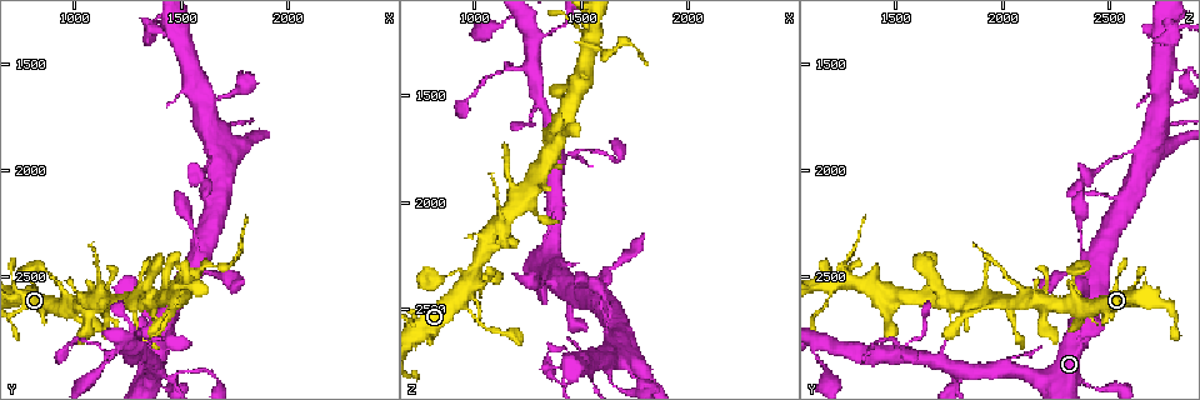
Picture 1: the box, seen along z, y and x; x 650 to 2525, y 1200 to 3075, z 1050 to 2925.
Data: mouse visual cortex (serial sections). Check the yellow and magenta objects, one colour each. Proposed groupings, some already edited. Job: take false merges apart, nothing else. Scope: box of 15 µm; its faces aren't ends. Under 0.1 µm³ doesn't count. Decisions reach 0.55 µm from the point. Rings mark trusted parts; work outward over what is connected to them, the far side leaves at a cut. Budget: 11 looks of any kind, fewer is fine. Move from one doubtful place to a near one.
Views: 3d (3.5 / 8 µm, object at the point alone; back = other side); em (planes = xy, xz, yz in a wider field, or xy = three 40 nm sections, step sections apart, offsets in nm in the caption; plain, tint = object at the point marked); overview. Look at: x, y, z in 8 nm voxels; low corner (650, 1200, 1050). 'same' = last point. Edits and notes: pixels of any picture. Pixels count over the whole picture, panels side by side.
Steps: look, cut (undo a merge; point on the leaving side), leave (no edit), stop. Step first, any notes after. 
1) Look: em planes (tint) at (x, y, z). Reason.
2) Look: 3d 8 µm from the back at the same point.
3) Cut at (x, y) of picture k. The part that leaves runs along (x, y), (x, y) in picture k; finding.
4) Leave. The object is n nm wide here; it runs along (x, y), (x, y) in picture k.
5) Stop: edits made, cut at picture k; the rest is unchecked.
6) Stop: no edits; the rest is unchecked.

Look: 3d 8 µm at (1510, 2940, 1760). Three arms meet.

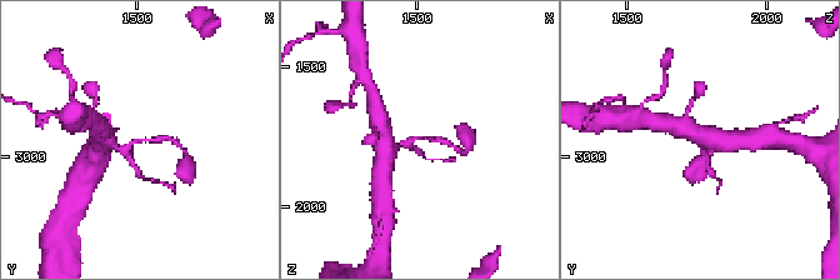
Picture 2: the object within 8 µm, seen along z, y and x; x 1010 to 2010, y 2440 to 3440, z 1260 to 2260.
Look: 3d 3.5 µm at (1520, 2950, 1750). Closer look.

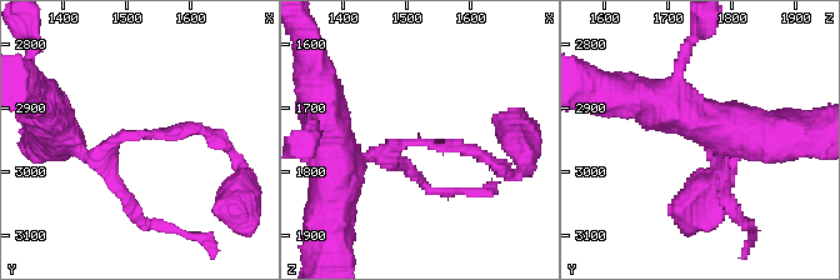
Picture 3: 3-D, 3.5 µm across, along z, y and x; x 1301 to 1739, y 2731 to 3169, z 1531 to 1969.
Look: em xy step 1 (tint) at (1515, 2945, 1760). 3 arms meet here; the arms are 150, 200, 200 nm wide; shape alone is not enough.

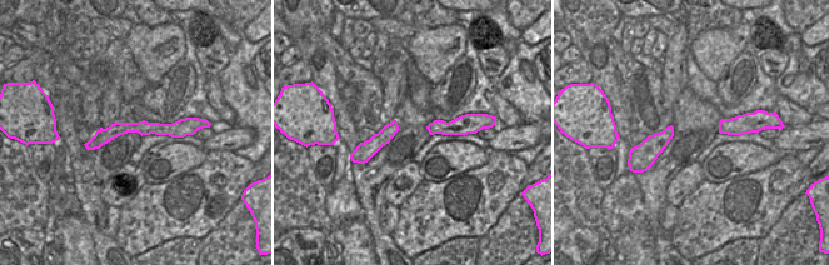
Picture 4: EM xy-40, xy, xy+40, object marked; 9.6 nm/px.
Leave. It runs along (333, 170), (418, 141), (494, 164) in picture 3; continuous, no second cell.

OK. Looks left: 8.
Look: 3d 3.5 µm at (1560, 2510, 1270). Three arms meet.

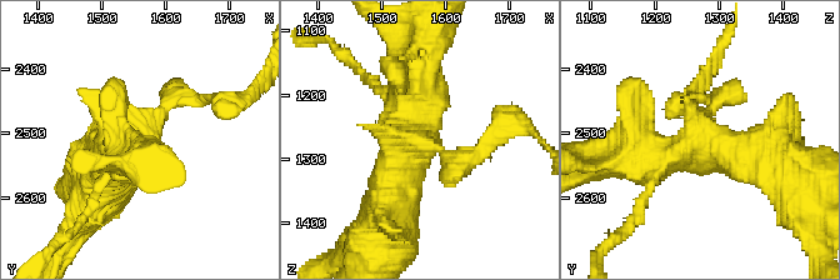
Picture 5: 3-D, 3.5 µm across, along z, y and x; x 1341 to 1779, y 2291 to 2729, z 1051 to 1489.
Look: em xy step 5 (tint) at (1550, 2515, 1280). Shape alone is not enough.

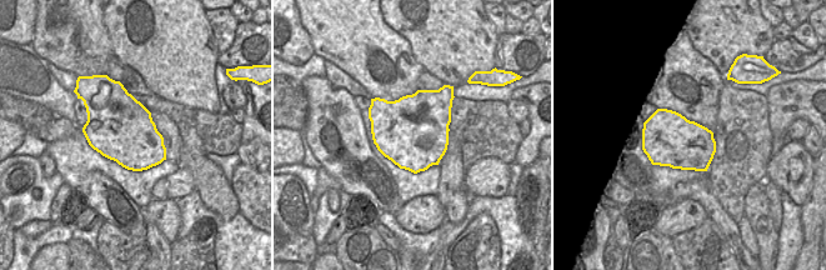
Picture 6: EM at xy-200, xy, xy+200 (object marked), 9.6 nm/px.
Leave. It runs along (388, 211), (419, 70) in picture 5; continuous, no second cell.

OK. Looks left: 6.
Look: 3d 3.5 µm at (1630, 2470, 2320). A narrow waist.

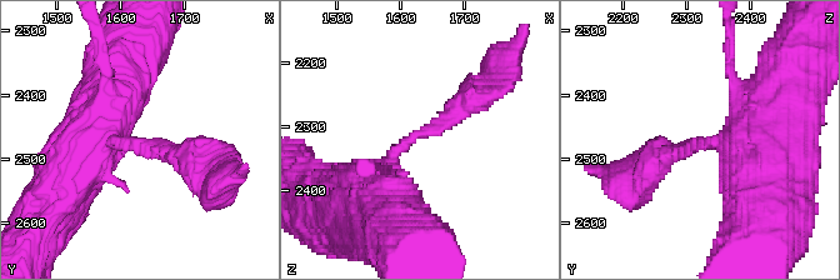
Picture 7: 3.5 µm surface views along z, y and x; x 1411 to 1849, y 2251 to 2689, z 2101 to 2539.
Look: em xy step 2 (tint) at (1620, 2475, 2315). The arms are 250, 700 nm wide.

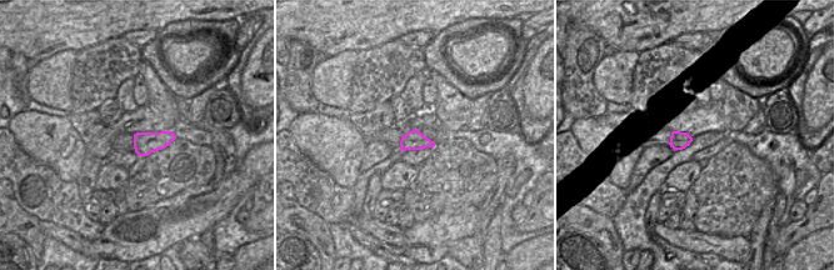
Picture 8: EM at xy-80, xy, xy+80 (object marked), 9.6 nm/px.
Leave. It runs along (366, 205), (394, 154), (474, 93) in picture 7; all the same cell.

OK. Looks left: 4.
Look: 3d 3.5 µm at (1240, 2850, 1380). Three-way junction.

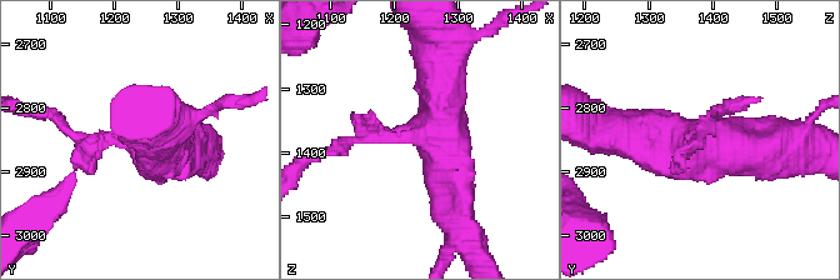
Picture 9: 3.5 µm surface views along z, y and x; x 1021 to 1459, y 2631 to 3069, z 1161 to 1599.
Look: em xy step 1 (tint) at the same point. Need the tissue.

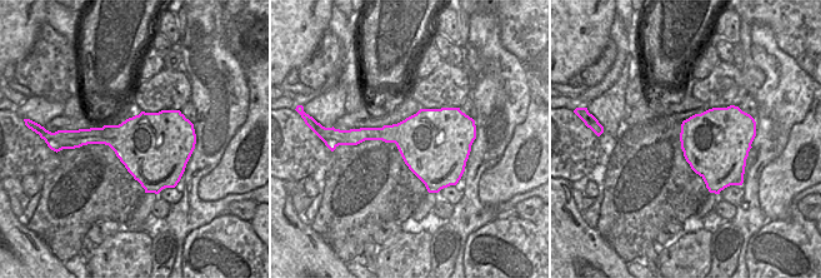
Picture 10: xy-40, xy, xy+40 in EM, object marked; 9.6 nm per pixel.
Leave. The arms are 150, 500, 500 nm wide; it runs along (455, 215), (443, 173), (439, 55) in picture 9; continuous, no second cell.

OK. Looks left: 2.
Stop: no edits; the rest is unchecked.

